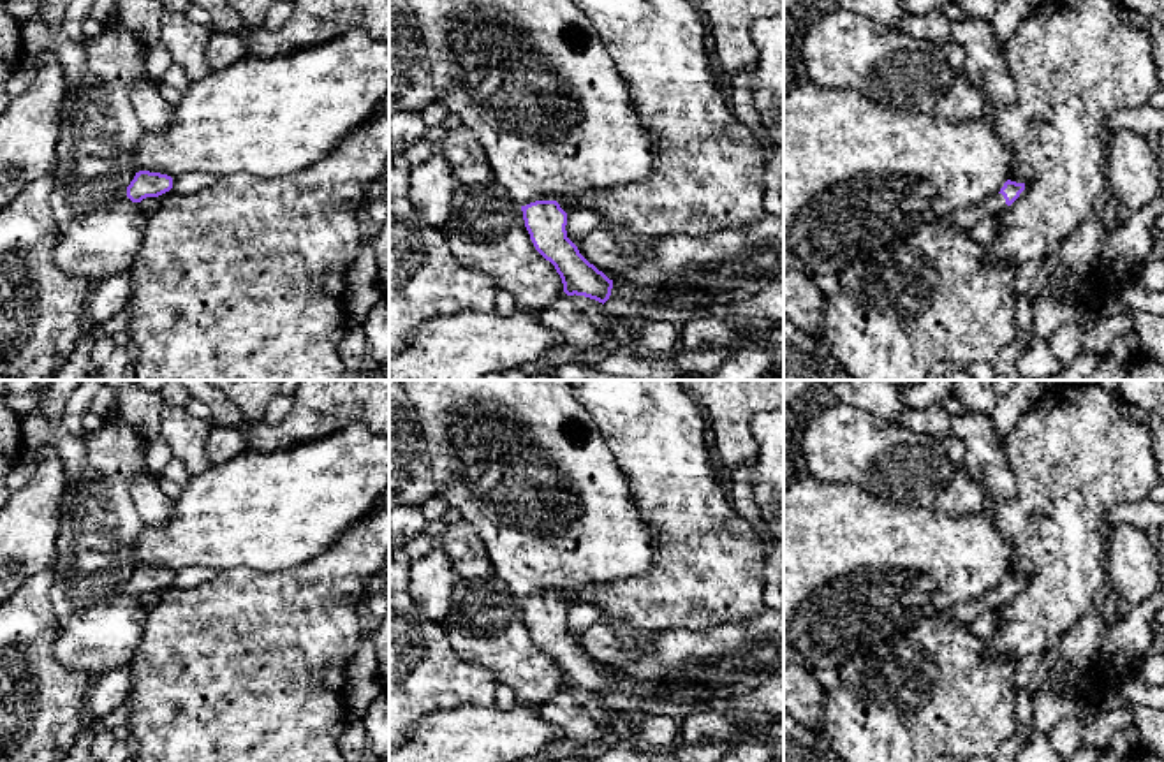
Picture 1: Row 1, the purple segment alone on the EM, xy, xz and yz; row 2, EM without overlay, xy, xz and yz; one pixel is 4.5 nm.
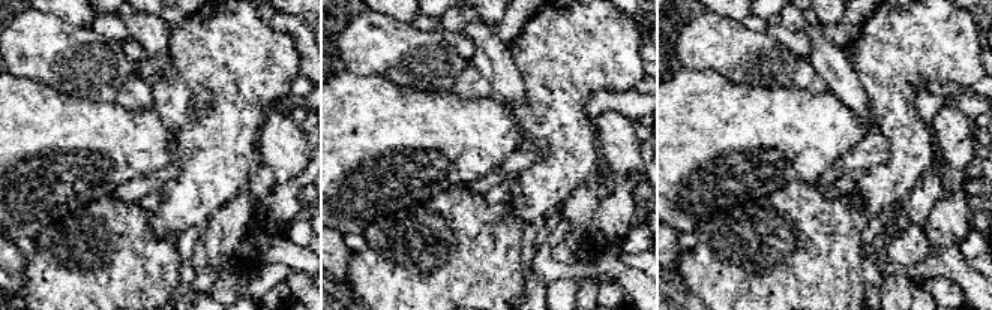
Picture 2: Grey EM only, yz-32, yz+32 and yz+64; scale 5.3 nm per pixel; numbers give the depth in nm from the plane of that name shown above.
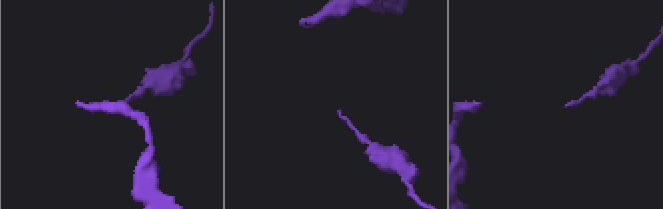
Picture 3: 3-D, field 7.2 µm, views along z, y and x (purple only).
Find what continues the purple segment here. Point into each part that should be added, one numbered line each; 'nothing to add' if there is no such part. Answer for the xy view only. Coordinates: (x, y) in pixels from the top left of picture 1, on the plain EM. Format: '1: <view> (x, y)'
nothing to add

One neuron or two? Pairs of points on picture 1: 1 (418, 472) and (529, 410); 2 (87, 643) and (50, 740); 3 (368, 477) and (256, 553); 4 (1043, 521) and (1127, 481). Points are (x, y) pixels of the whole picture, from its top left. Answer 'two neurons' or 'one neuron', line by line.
1: two neurons
2: two neurons
3: one neuron
4: one neuron

